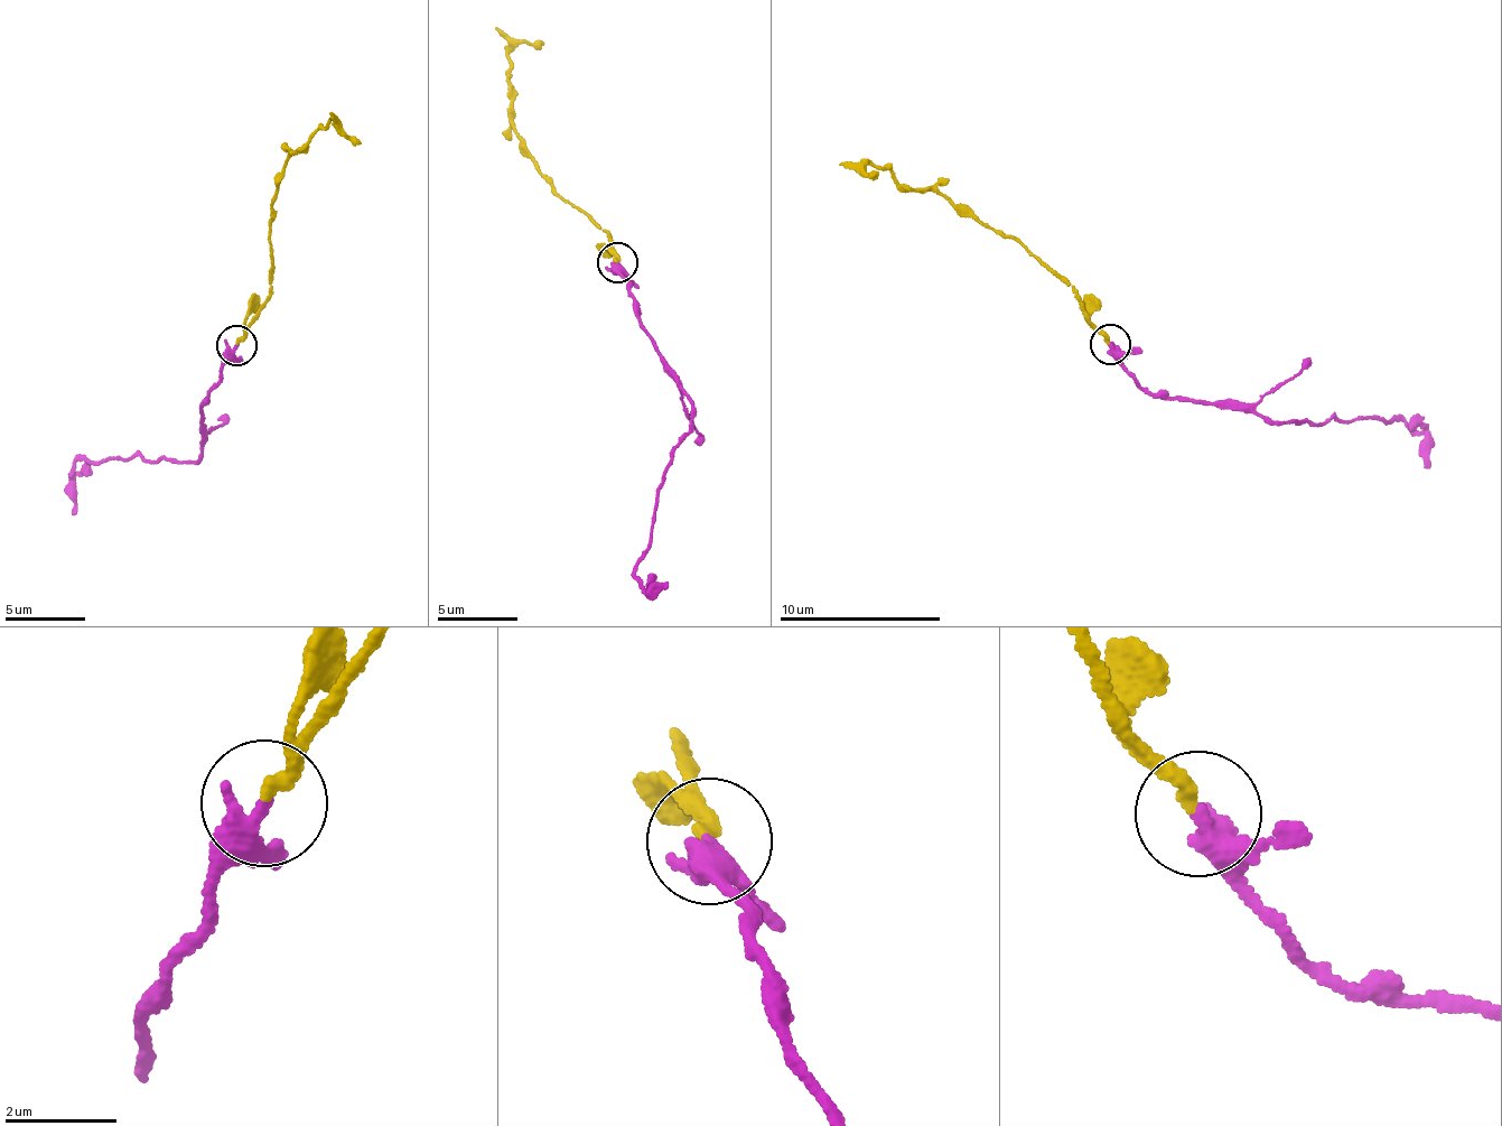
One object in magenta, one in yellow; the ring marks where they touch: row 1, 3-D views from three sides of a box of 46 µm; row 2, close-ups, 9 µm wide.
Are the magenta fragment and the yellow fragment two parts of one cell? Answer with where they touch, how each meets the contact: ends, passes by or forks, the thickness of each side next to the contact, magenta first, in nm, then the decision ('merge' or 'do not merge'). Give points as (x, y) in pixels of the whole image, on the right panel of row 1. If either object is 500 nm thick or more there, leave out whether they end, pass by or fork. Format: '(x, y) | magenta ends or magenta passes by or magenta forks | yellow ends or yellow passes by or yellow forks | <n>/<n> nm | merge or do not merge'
(1110, 344) | magenta passes by | yellow ends | 340/260 nm | merge

